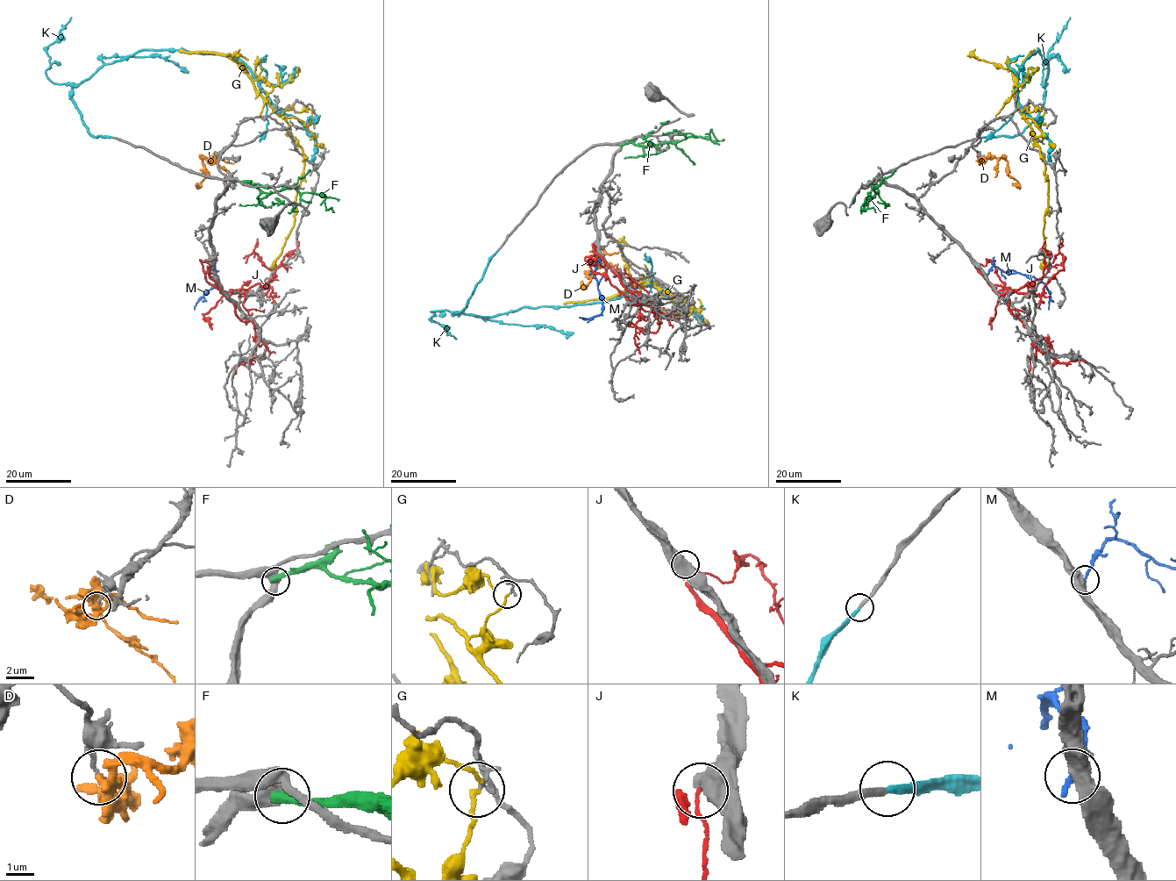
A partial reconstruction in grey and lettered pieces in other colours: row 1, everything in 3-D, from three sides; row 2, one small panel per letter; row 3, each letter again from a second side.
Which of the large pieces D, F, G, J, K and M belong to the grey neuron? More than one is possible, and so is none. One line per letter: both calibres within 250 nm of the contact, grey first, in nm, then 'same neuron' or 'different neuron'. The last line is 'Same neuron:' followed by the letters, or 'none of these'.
D: 120/360 nm | different neuron
F: 400/400 nm | different neuron
G: 110/110 nm | different neuron
J: 750/110 nm | different neuron
K: 240/280 nm | same neuron
M: 480/240 nm | different neuron
Same neuron: K

